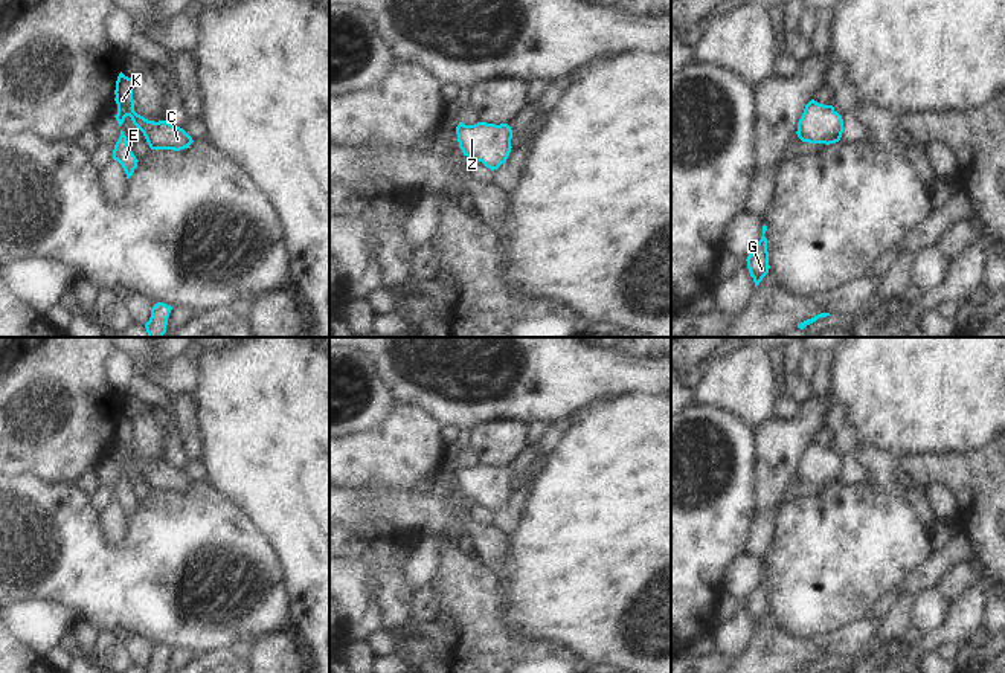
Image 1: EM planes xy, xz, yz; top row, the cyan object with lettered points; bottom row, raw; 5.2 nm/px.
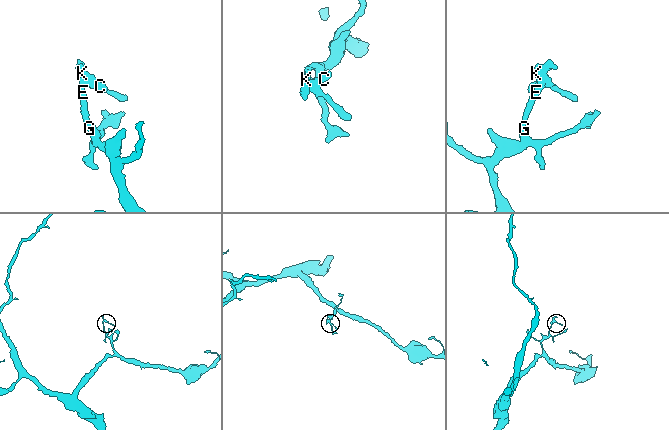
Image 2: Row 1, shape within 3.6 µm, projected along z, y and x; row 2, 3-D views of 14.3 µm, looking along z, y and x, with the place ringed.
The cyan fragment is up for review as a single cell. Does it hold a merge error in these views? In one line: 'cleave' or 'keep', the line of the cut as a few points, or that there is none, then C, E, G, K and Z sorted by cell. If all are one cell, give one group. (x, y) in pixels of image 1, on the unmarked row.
keep; cut none; groups C E G K Z

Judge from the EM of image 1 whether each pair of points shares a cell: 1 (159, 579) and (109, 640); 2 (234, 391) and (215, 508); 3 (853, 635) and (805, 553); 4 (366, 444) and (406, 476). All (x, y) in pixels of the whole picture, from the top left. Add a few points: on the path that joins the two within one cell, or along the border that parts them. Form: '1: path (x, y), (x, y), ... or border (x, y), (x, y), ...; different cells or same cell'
1: border (101, 631), (113, 634); different cells
2: border (205, 481), (226, 495), (246, 515); different cells
3: border (868, 614), (838, 631), (819, 634), (813, 638); different cells
4: path (375, 454), (385, 455), (397, 467); same cell

